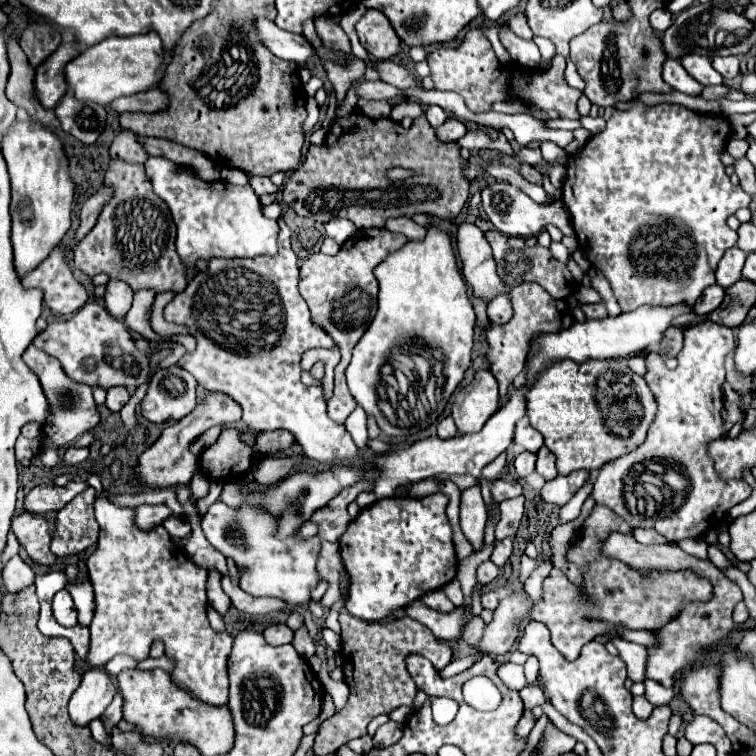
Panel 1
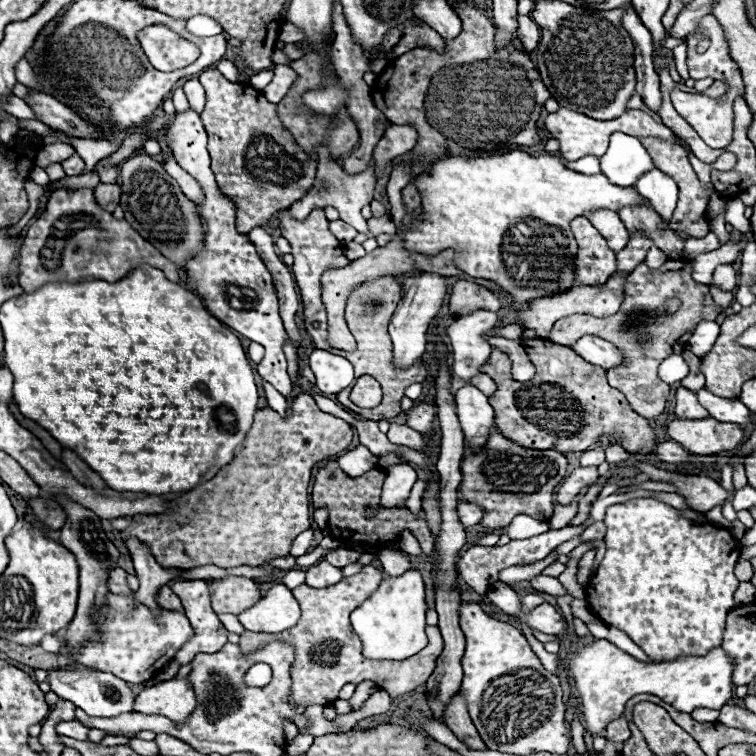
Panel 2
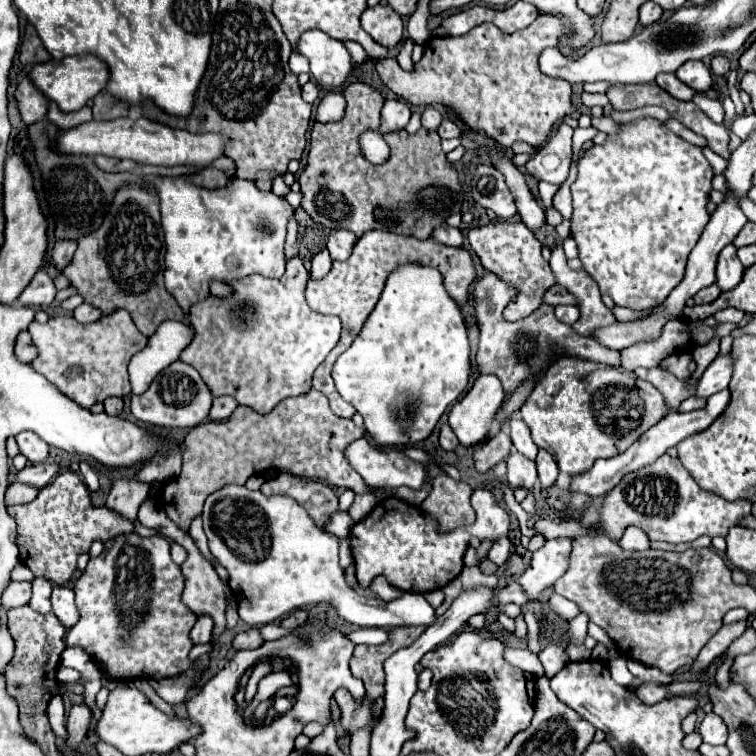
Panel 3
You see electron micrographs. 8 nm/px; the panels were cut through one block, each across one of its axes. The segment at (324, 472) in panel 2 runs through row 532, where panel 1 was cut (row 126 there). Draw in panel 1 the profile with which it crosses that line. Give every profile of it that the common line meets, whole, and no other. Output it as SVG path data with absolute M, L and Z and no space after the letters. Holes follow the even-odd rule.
M354 110L346 118L336 118L336 122L332 122L322 146L308 148L304 162L290 172L282 186L282 202L288 204L298 216L314 216L318 222L328 222L332 218L348 218L358 228L382 228L388 218L410 218L418 212L432 214L438 218L456 218L468 202L468 186L470 182L462 176L460 146L456 142L440 142L426 116L416 118L412 128L406 130L390 118L372 120L362 112ZM392 166L416 170L418 176L402 182L390 182L386 178L386 172Z

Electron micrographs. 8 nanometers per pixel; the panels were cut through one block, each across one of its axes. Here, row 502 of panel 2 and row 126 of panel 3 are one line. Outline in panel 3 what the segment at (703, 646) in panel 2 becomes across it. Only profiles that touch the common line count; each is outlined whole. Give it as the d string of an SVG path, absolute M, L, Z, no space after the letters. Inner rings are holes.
M640 118L640 120L626 122L618 132L608 134L608 138L602 146L592 146L590 150L584 152L584 156L578 160L578 176L570 184L570 192L572 192L572 220L570 220L572 222L572 238L578 244L578 252L580 252L580 260L584 264L584 270L596 280L602 294L608 294L614 300L614 304L626 306L626 308L632 308L632 310L646 310L646 308L658 306L666 300L666 296L682 282L688 254L692 252L702 230L708 224L710 214L706 210L706 204L708 204L710 192L712 192L712 178L714 178L714 170L712 170L710 162L706 160L706 156L702 154L702 150L688 144L680 136L676 136L672 130L668 130L656 118Z

